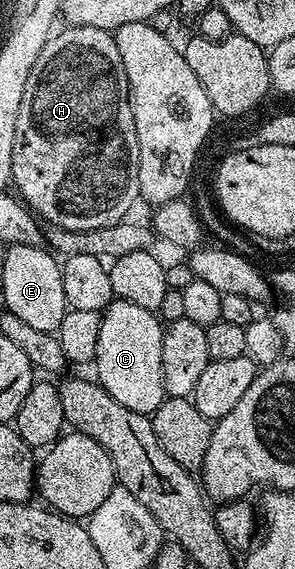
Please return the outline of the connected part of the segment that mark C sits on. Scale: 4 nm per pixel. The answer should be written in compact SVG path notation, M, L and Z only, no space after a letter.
M116 299L102 312L98 349L94 360L95 378L100 386L126 409L151 416L165 401L162 381L162 341L164 327L151 311L142 305L130 305L130 301Z

